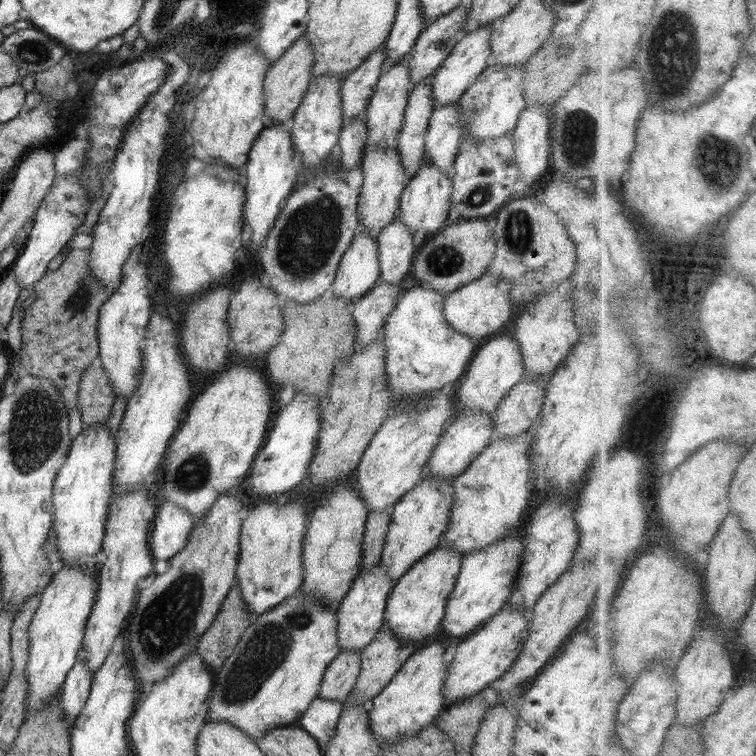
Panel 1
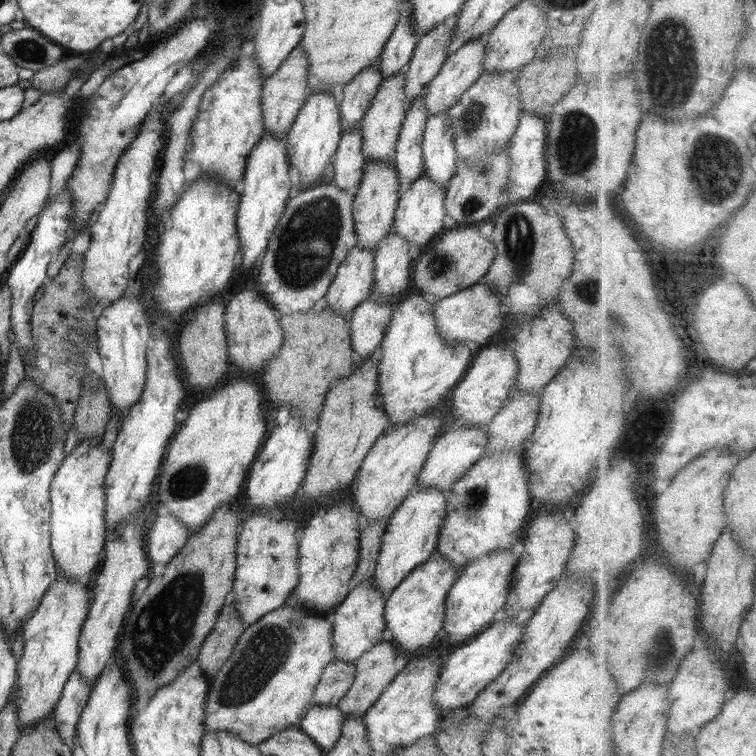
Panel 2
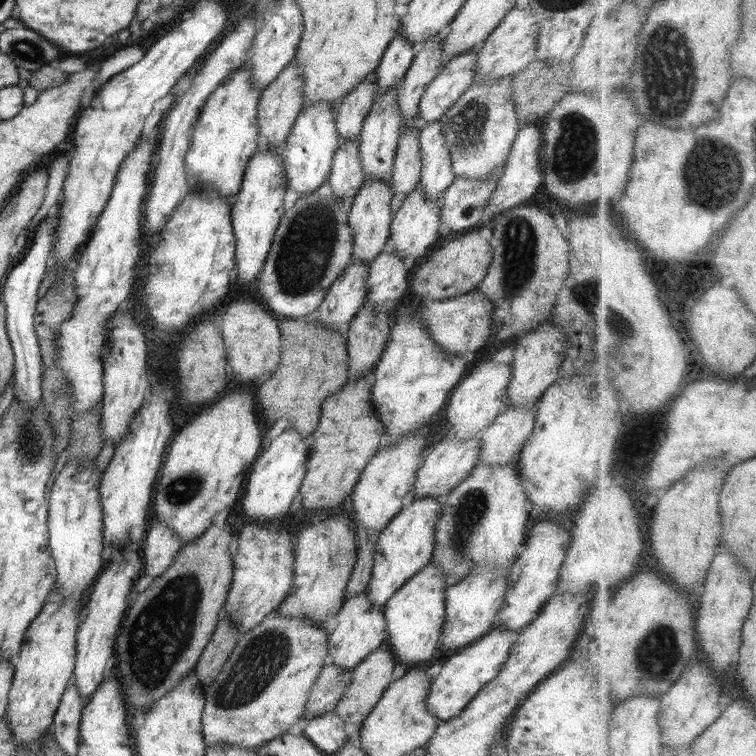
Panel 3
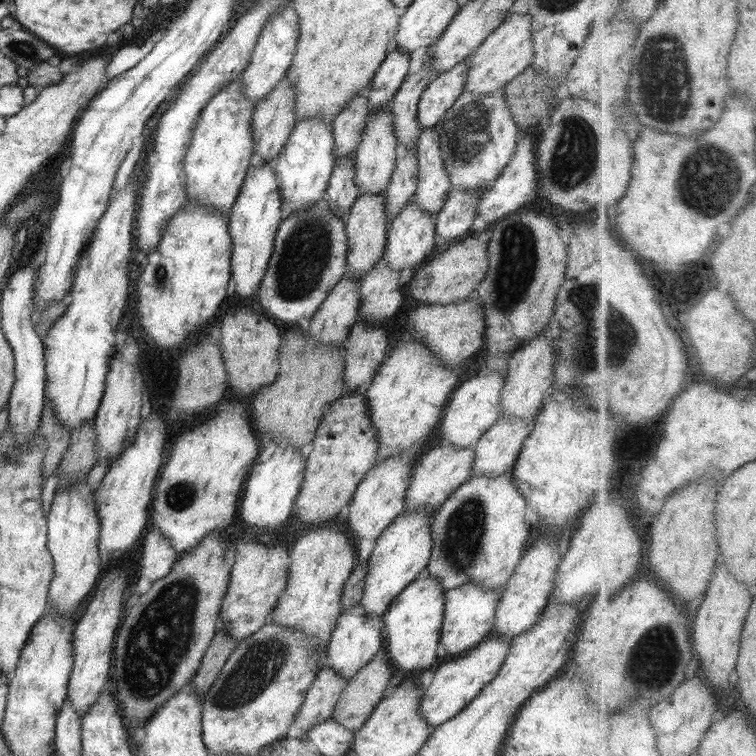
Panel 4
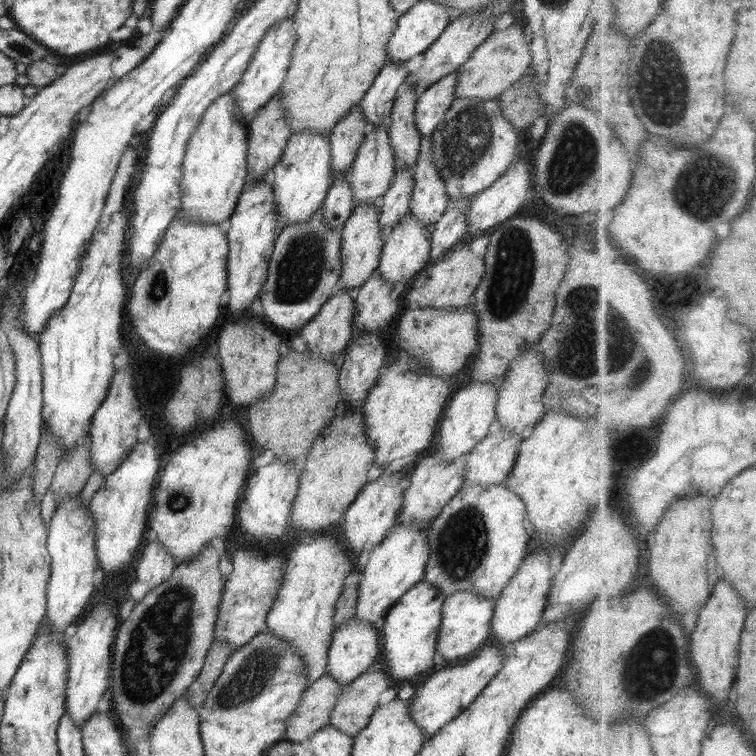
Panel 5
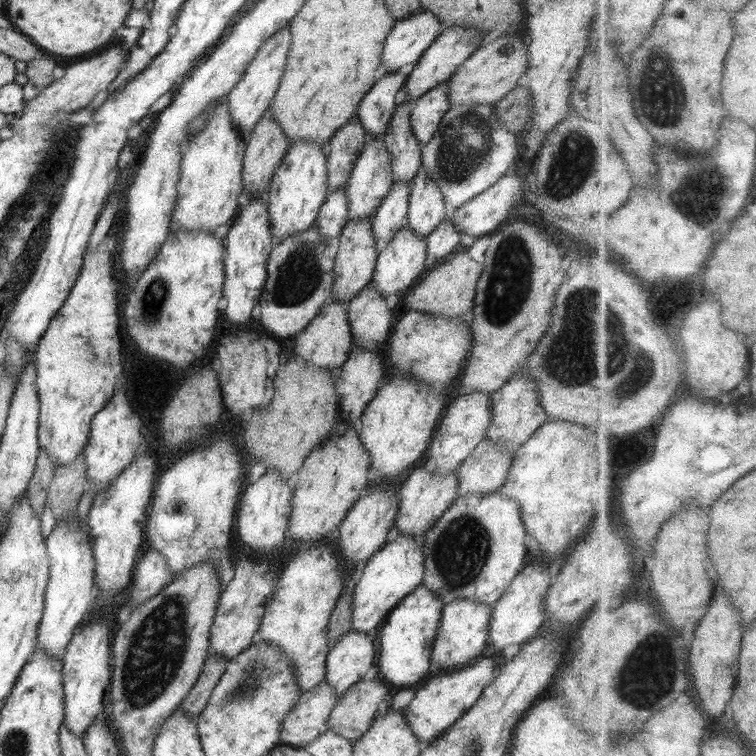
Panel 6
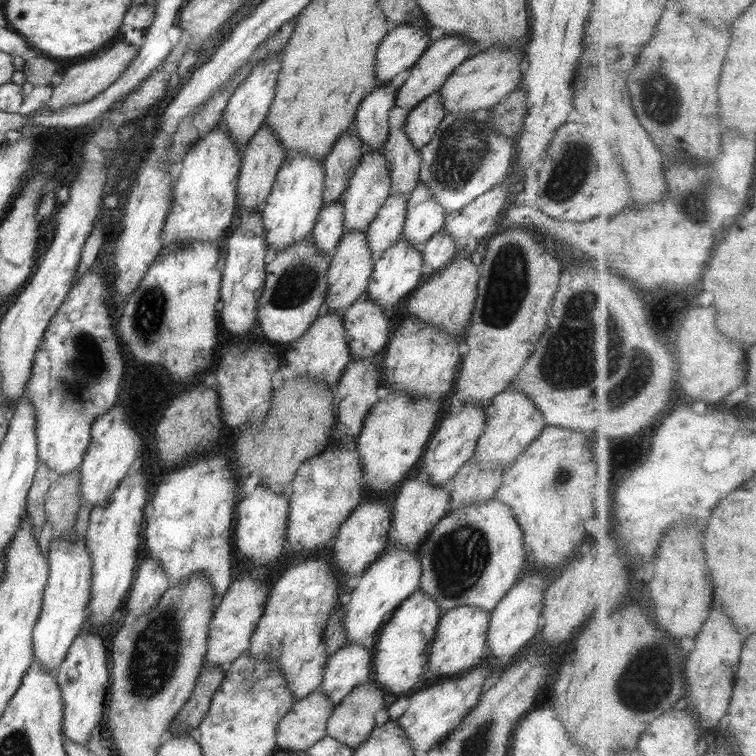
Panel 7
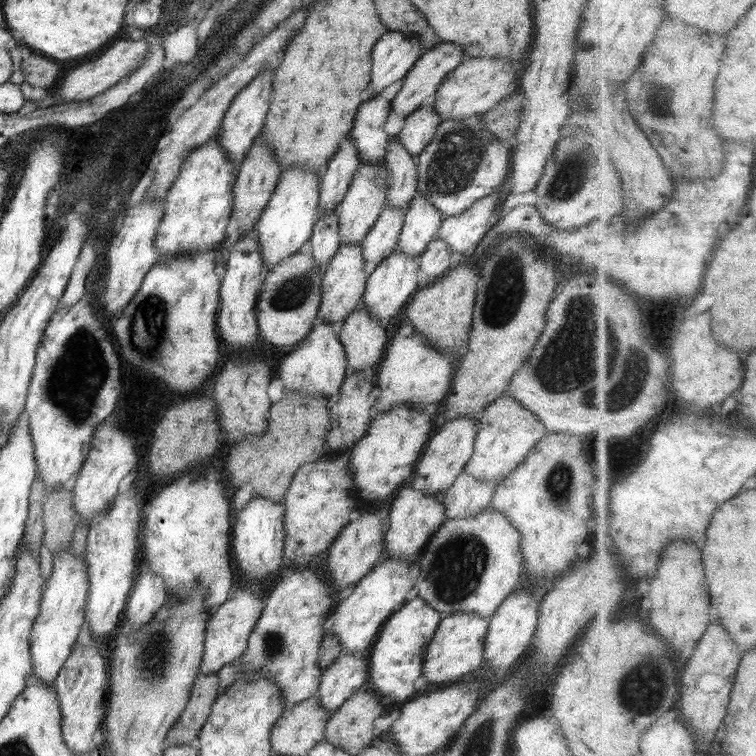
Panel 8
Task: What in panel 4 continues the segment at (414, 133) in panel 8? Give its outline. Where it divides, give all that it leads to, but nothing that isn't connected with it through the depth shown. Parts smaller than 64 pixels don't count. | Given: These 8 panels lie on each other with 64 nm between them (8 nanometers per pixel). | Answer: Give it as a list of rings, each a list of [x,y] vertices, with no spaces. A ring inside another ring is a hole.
[[[468,60],[442,72],[428,84],[417,106],[418,122],[422,129],[434,128],[456,99],[464,92],[464,81],[468,73]]]

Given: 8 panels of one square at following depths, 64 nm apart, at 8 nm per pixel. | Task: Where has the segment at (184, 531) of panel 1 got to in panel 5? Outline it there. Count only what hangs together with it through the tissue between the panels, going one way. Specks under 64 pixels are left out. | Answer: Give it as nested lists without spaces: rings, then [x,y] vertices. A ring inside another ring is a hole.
[[[149,534],[148,540],[148,545],[142,552],[142,557],[138,558],[134,572],[136,572],[136,580],[146,582],[150,592],[168,580],[177,565],[174,558],[168,554],[168,550],[164,550],[162,544],[156,540],[155,535]]]

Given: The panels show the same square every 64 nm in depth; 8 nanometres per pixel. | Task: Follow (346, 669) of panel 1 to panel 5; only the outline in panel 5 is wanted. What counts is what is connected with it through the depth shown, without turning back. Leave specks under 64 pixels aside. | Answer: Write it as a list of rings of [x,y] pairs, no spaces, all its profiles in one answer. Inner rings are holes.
[[[328,672],[306,687],[298,707],[286,721],[284,740],[306,743],[314,732],[326,728],[342,691],[343,685],[338,684]]]

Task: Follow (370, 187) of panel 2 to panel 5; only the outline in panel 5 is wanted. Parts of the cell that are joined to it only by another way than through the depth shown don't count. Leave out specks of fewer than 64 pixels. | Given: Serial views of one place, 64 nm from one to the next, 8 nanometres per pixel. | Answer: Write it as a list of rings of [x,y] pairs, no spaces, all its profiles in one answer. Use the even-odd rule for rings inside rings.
[[[370,204],[370,206],[358,206],[353,208],[352,214],[341,227],[342,249],[340,249],[340,277],[338,277],[337,287],[342,290],[356,291],[360,286],[374,274],[377,270],[380,260],[380,253],[384,242],[382,242],[382,232],[380,232],[379,204]]]

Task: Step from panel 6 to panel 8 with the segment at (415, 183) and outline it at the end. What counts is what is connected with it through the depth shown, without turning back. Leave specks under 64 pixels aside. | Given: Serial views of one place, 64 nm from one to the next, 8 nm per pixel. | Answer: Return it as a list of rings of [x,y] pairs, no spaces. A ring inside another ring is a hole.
[[[420,192],[406,206],[404,224],[398,237],[398,252],[418,259],[439,238],[442,214]]]

